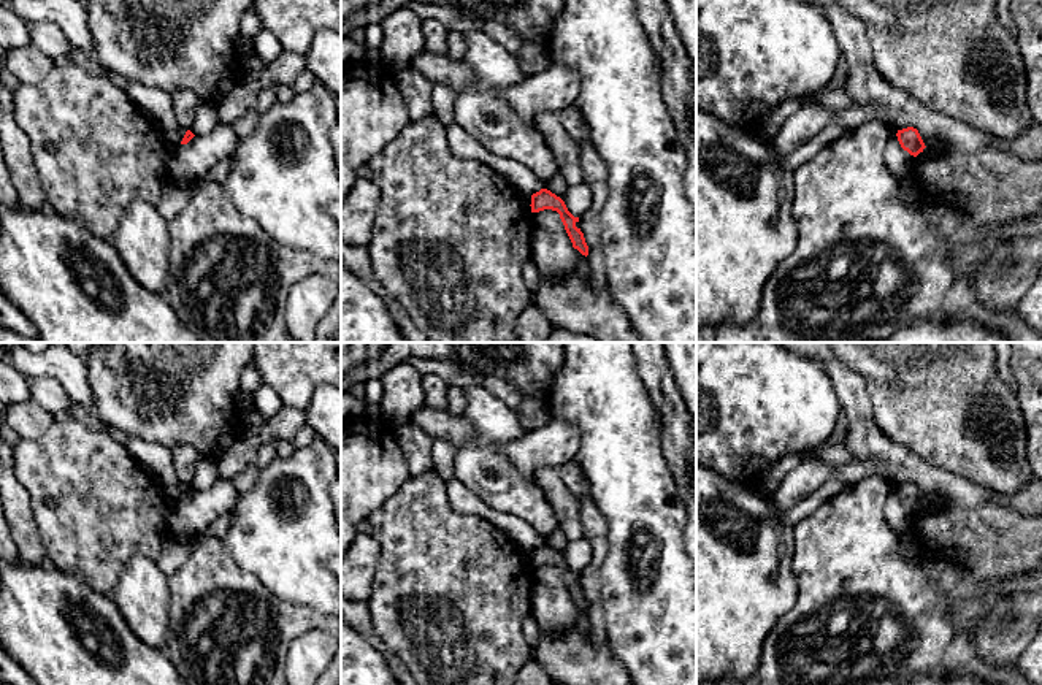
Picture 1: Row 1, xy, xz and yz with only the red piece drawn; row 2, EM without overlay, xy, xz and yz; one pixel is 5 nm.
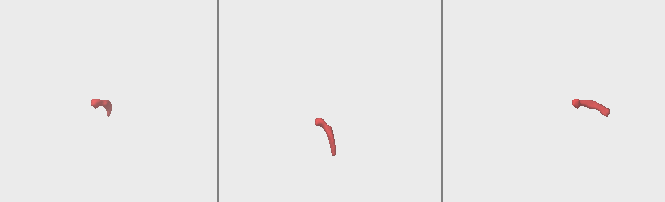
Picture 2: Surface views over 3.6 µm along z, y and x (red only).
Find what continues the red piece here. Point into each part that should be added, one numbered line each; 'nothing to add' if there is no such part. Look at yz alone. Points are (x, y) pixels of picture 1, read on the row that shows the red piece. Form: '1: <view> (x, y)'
nothing to add

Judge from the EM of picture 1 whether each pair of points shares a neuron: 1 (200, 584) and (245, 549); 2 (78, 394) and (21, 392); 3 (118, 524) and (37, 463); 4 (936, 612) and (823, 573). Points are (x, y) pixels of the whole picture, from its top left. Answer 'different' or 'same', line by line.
1: different
2: different
3: same
4: same

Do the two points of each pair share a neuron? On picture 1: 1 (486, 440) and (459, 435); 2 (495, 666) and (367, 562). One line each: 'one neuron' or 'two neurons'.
1: two neurons
2: two neurons

